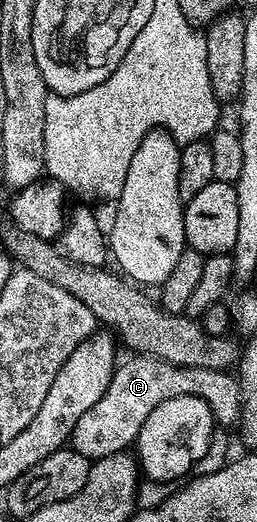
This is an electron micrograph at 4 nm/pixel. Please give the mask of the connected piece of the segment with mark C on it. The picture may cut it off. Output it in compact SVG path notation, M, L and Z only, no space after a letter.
M133 354L119 364L112 374L110 385L102 398L92 408L86 409L82 417L78 417L78 425L74 425L70 440L71 450L82 453L89 461L102 457L110 457L119 451L128 451L135 444L142 425L146 425L146 417L162 401L170 401L174 397L193 395L202 397L210 405L213 420L217 424L240 422L240 380L228 371L214 369L198 369L197 367L179 367L156 359L153 355Z

